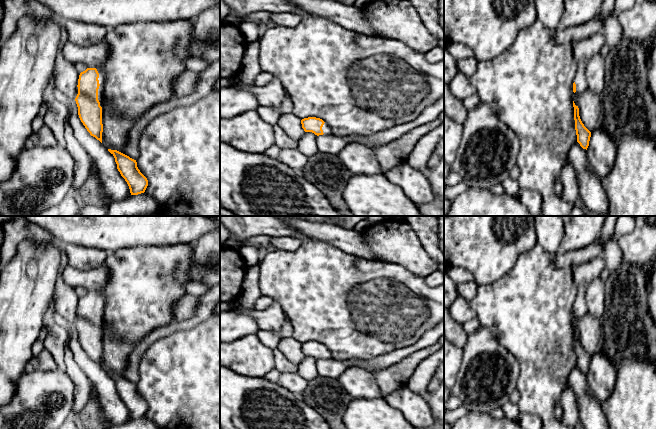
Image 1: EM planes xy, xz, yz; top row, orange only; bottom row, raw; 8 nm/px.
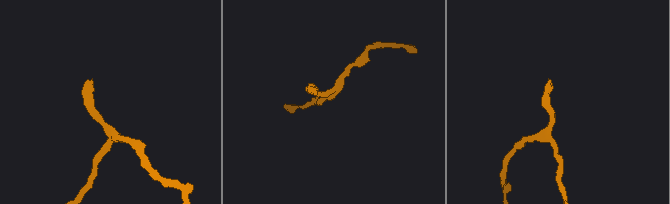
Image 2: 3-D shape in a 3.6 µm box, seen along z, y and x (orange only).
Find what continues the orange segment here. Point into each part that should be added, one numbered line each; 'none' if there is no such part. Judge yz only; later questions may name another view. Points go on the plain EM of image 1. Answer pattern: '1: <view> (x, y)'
1: yz (583, 274)

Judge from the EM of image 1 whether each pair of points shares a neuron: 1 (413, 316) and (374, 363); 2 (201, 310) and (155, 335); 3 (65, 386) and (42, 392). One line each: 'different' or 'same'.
1: different
2: same
3: same

